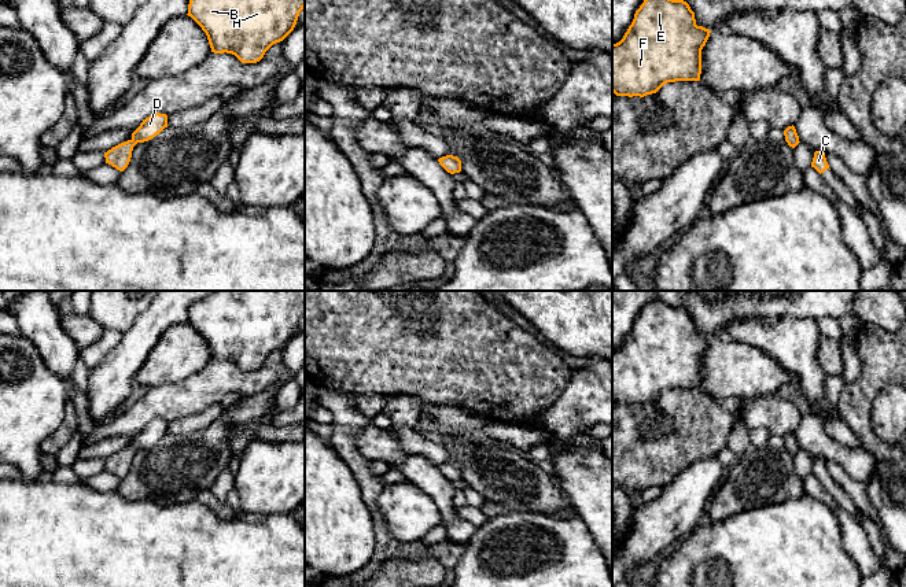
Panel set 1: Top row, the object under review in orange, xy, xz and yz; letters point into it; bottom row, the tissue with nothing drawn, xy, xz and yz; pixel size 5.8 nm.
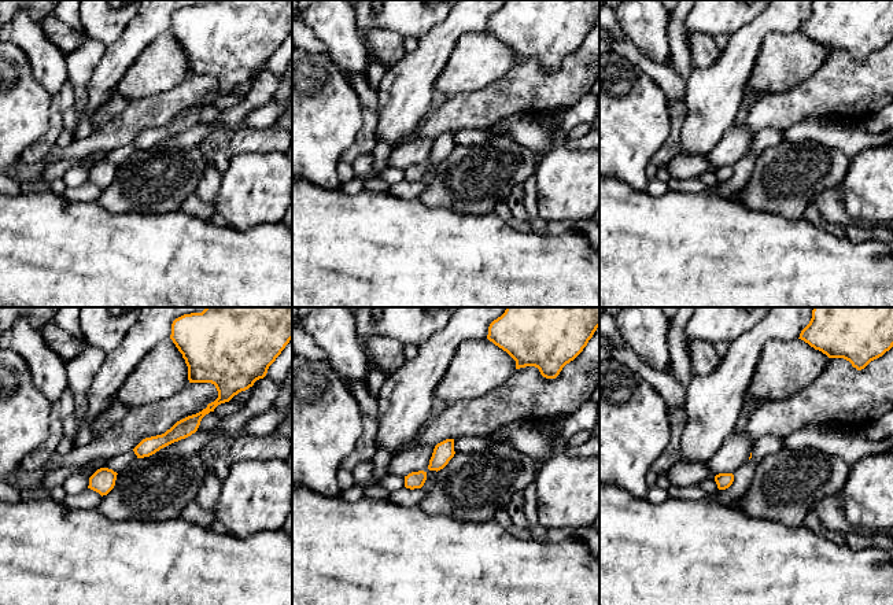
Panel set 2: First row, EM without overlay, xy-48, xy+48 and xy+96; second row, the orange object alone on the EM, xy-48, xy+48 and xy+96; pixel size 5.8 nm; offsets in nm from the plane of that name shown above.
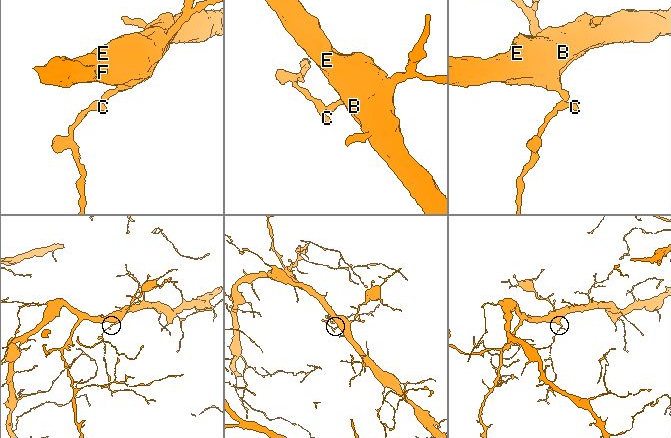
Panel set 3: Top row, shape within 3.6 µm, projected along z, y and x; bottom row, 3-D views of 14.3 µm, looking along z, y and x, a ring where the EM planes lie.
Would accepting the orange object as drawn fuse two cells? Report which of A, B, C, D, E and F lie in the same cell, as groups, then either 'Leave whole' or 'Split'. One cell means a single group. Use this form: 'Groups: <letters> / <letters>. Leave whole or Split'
Groups: A B C D E F. Leave whole

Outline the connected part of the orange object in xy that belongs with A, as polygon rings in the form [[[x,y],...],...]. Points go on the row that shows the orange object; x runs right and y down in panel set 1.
[[[189,0],[191,16],[206,33],[211,52],[232,53],[242,63],[257,63],[295,27],[305,0]]]

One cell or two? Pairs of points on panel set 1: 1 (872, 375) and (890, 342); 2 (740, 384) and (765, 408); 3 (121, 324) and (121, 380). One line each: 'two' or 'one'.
1: one
2: two
3: two

